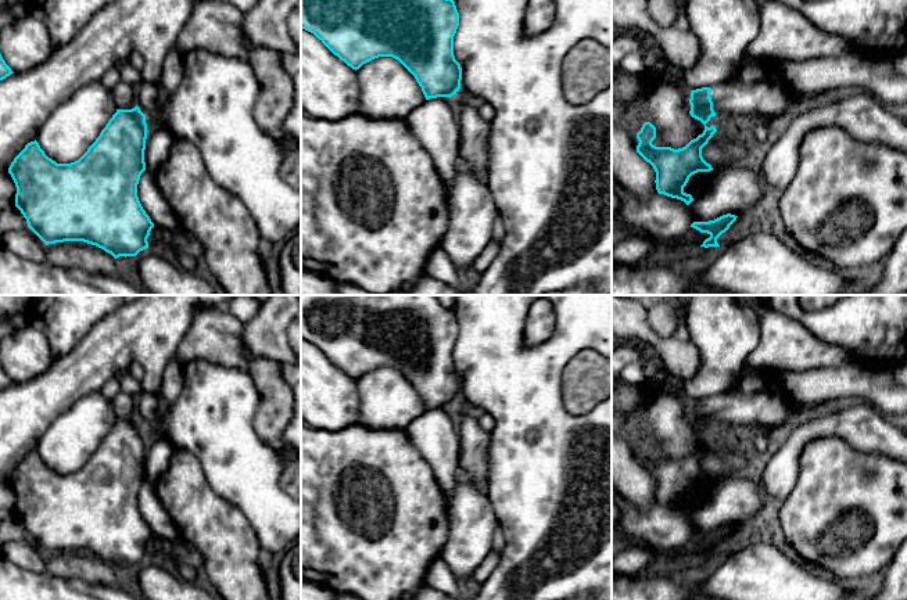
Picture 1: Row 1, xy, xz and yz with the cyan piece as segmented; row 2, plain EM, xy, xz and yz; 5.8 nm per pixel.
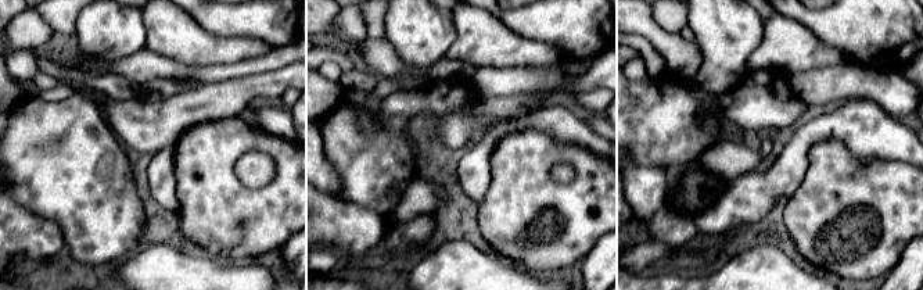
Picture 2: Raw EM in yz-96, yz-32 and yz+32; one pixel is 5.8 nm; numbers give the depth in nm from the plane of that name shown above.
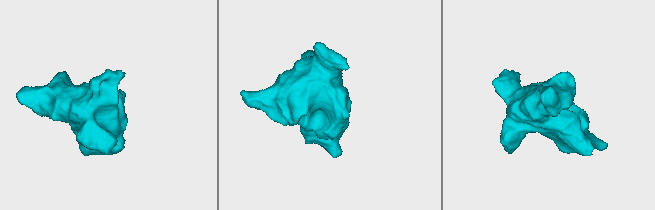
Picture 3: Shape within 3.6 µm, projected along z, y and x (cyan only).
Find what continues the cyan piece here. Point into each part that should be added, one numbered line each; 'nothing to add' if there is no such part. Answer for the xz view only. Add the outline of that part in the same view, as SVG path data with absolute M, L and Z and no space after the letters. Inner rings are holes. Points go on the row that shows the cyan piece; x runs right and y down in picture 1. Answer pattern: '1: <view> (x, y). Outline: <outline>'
nothing to add

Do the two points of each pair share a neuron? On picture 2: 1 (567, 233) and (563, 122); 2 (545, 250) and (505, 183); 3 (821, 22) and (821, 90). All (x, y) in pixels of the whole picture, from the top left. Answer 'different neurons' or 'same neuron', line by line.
1: different neurons
2: same neuron
3: different neurons

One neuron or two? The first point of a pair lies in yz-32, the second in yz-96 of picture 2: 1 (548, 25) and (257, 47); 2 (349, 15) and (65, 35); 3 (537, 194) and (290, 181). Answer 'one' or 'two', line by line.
1: two
2: two
3: one

